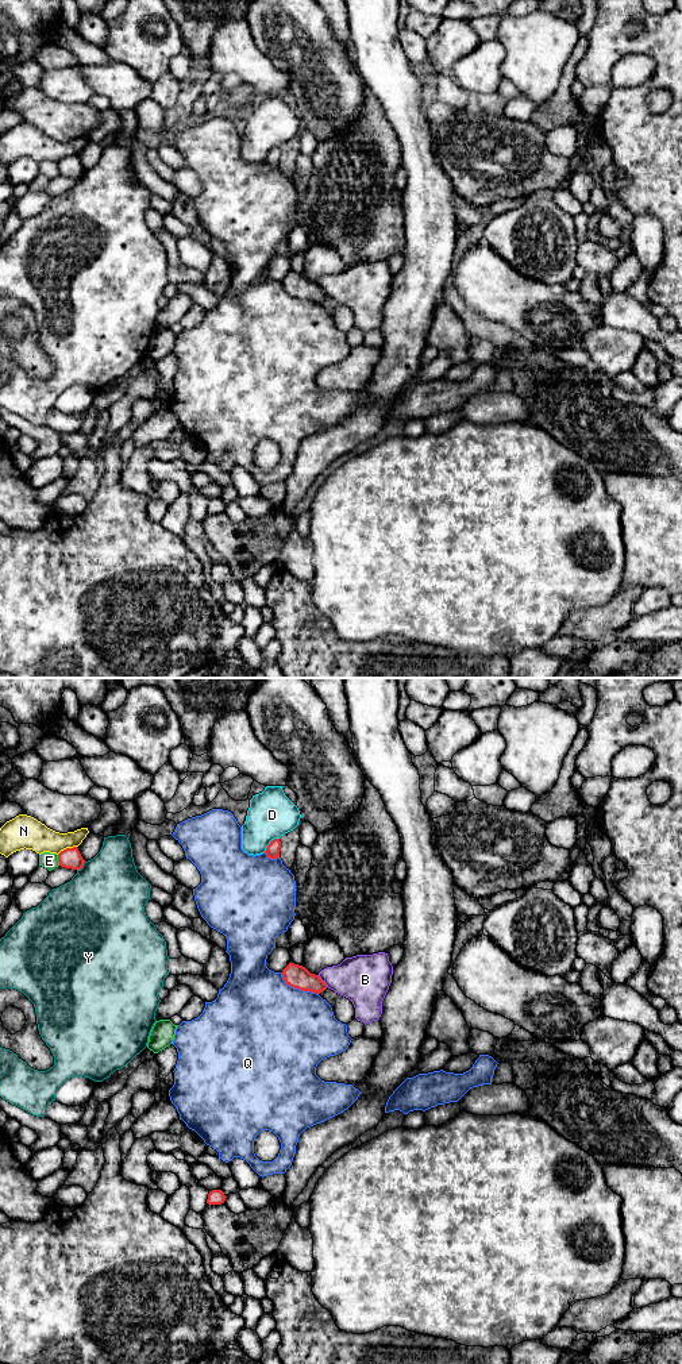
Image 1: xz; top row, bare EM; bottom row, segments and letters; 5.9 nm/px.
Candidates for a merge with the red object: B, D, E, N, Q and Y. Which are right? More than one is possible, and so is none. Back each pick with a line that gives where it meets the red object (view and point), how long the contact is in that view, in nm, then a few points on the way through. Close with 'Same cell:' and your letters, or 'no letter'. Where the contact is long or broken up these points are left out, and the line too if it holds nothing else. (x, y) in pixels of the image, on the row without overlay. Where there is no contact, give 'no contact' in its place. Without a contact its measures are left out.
Same cell: no letter

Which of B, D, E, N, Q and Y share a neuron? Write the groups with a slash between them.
B / D / E / N / Q / Y

